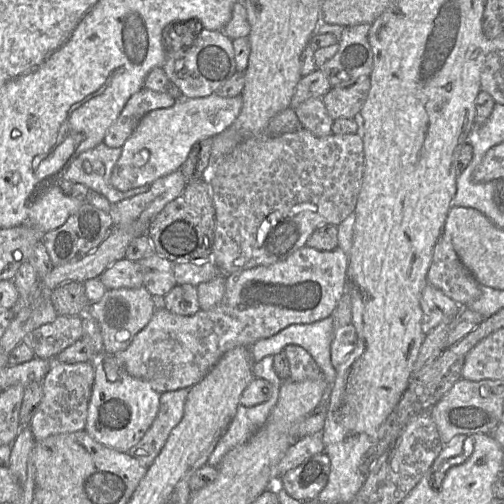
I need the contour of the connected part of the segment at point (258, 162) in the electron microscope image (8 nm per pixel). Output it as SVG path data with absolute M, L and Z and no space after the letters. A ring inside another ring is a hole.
M305 128L297 131L284 133L273 138L251 138L236 147L230 154L224 157L215 167L209 176L209 186L212 191L213 205L215 210L215 234L213 245L213 256L211 261L220 269L222 274L229 275L237 271L254 268L257 266L271 265L287 259L296 250L306 246L307 240L319 227L326 224L338 226L350 214L354 212L358 195L362 185L365 167L365 156L362 138L356 134L344 134L318 137ZM272 224L273 228L266 237L259 238L259 230L268 228Z

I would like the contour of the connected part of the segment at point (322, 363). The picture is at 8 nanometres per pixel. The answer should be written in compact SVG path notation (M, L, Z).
M332 315L309 324L292 324L277 334L260 339L250 347L251 362L283 352L288 345L304 348L322 370L324 379L332 385L336 370L331 362L330 345L333 339L334 326Z

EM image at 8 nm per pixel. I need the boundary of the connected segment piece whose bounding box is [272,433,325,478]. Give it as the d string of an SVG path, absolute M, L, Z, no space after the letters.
M321 433L303 436L292 443L280 462L272 469L272 477L281 478L287 471L322 452L325 452L325 447Z

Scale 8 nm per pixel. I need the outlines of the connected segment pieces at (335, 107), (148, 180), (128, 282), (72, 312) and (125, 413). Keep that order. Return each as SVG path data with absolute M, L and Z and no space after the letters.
M366 78L365 85L358 80L346 88L331 88L322 98L330 117L354 119L365 104L370 90L370 79Z
M212 94L208 97L177 101L170 108L150 111L139 121L121 148L121 156L113 168L111 184L127 192L148 187L157 179L180 170L192 147L207 138L214 138L230 128L243 105L241 95L225 98Z
M125 258L107 268L99 279L107 289L143 287L141 267Z
M65 282L54 288L49 295L57 315L84 317L91 304L84 285L79 282Z
M103 353L94 359L94 385L88 406L85 431L97 442L127 453L135 446L156 418L160 394L142 379L131 376L120 366L114 354Z

